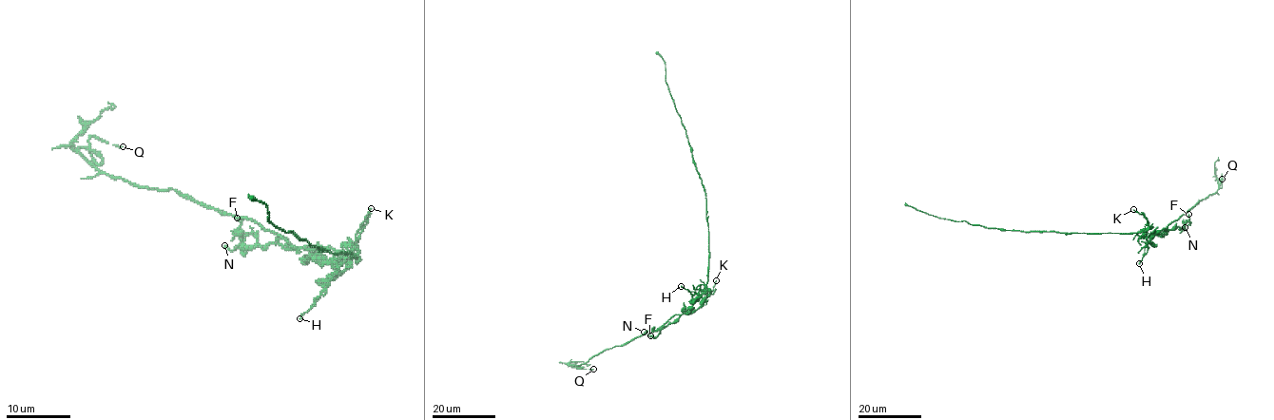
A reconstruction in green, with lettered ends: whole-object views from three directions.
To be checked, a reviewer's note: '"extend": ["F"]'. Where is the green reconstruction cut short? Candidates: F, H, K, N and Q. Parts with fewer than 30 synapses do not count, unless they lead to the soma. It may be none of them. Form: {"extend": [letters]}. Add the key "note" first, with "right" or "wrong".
{"note": "wrong", "extend": ["Q"]}

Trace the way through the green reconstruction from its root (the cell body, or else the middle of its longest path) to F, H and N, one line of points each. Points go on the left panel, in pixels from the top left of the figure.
F: (357, 257), (352, 253), (342, 262), (333, 262), (312, 250), (261, 245), (253, 234), (241, 231), (237, 218)
H: (357, 257), (350, 255), (350, 262), (328, 283), (317, 301), (299, 318)
N: (357, 257), (352, 253), (342, 262), (333, 262), (312, 250), (277, 243), (234, 250), (224, 245)

